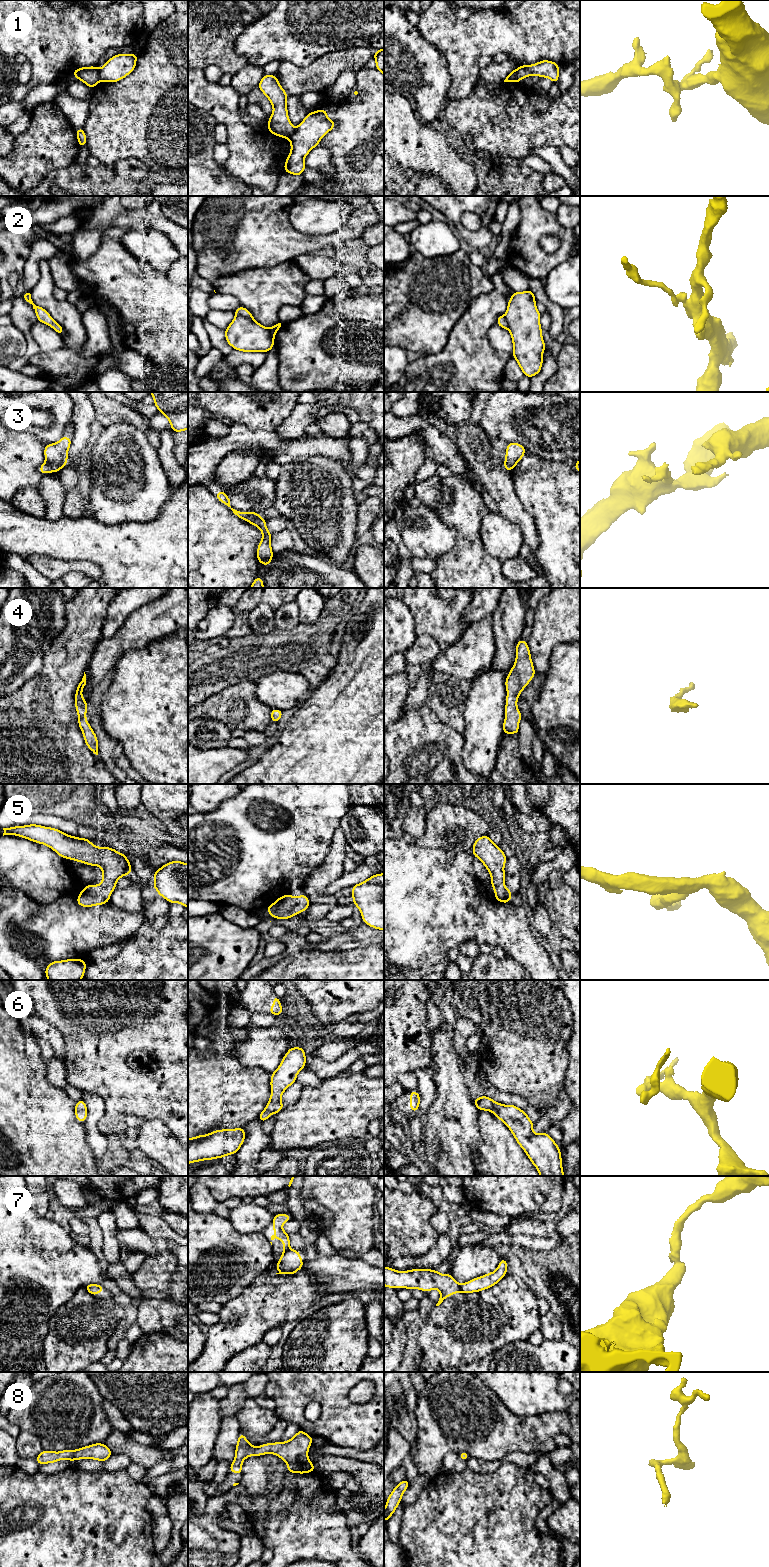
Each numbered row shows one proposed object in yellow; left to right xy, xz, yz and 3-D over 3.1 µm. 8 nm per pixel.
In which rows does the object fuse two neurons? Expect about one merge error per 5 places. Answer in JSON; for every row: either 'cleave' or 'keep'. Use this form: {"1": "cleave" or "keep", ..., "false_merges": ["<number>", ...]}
{"1": "cleave", "2": "keep", "3": "cleave", "4": "keep", "5": "keep", "6": "keep", "7": "cleave", "8": "keep", "false_merges": ["1", "3", "7"]}

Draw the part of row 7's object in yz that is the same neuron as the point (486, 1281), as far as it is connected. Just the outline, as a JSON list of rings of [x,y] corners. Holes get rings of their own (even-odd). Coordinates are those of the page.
[[[501,1258],[498,1268],[495,1271],[461,1284],[460,1290],[464,1294],[468,1294],[491,1288],[499,1283],[499,1281],[507,1274],[507,1269],[507,1261],[504,1258]]]

